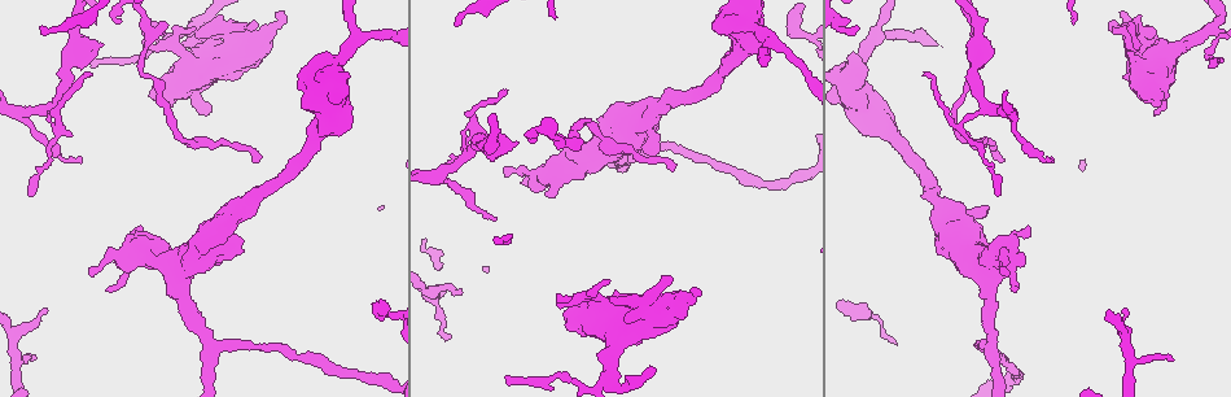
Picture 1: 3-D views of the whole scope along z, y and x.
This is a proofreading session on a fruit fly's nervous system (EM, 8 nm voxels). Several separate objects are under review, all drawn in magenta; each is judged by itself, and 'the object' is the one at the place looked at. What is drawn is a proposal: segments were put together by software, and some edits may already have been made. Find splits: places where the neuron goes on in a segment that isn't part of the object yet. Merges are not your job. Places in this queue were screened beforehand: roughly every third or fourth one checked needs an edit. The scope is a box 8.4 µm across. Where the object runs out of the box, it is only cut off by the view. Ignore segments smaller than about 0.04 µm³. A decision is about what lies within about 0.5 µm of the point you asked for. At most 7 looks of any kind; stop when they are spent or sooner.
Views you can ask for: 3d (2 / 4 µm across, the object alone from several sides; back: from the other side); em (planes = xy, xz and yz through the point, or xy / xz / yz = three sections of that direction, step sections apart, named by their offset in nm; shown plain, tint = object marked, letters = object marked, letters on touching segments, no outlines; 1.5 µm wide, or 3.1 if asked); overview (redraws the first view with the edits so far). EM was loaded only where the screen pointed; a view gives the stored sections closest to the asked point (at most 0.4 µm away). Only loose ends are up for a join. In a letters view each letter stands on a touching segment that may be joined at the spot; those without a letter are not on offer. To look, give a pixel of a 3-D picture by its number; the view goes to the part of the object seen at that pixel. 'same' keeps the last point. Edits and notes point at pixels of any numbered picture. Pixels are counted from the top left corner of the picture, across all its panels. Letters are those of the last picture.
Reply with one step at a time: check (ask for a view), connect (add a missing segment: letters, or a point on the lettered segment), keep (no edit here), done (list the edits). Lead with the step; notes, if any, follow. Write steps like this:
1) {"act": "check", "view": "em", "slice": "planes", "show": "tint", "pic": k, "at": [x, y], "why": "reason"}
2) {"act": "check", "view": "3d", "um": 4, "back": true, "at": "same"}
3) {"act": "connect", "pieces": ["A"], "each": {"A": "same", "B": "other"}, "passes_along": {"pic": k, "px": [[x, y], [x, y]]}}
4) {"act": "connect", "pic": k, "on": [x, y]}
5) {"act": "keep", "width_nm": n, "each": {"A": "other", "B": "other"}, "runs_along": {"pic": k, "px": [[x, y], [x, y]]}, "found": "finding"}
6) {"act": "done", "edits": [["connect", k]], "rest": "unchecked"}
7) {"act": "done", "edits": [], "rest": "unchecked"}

{"act": "check", "view": "em", "slice": "planes", "show": "tint", "pic": 1, "at": [212, 265], "why": "an open end"}

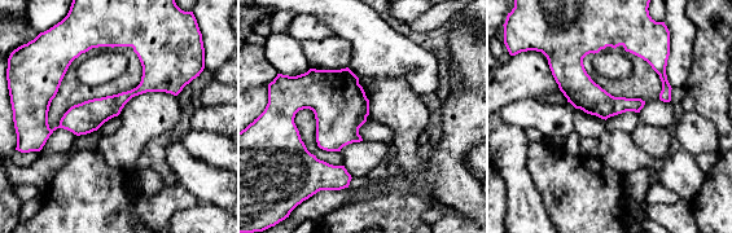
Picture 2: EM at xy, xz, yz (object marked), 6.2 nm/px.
{"act": "check", "view": "em", "slice": "planes", "show": "letters", "at": "same"}

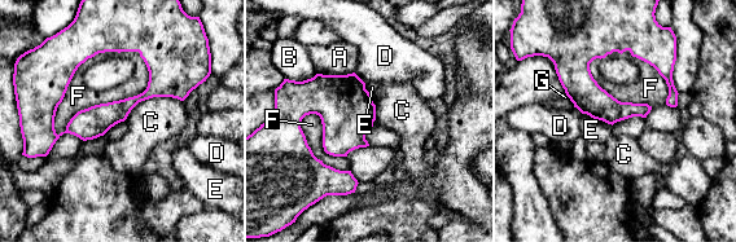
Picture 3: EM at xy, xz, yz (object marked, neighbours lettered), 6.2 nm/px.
{"act": "keep", "longest_contact_nm": ["F", 700], "each": {"A": "other", "B": "other", "C": "other", "D": "other", "E": "other", "F": "other", "G": "other"}, "found": "no lettered segment goes on from it"}

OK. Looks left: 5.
{"act": "check", "view": "em", "slice": "planes", "show": "plain", "pic": 1, "at": [209, 114], "why": "free end"}

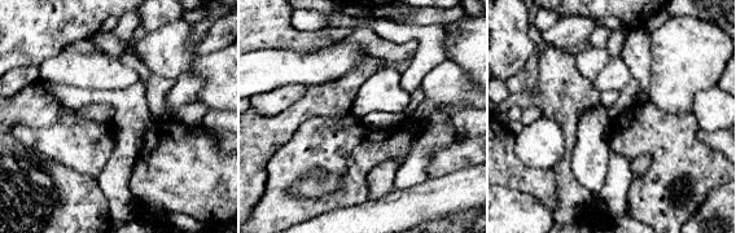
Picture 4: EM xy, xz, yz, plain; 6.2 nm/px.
{"act": "check", "view": "em", "slice": "planes", "show": "letters", "at": "same", "why": "see the neighbours"}

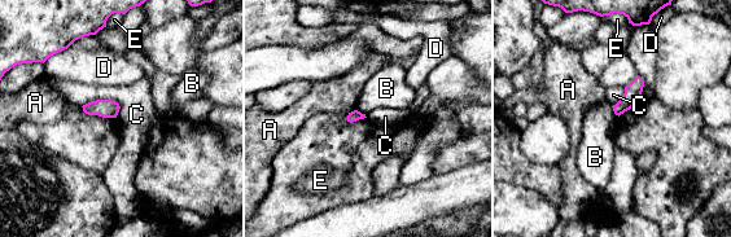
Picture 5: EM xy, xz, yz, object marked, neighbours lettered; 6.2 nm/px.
{"act": "keep", "each": {"A": "other", "B": "other", "C": "other", "D": "other", "E": "other"}, "border": {"pic": 5, "px": [[82, 106], [114, 100], [121, 108]]}, "found": "none of them fits"}

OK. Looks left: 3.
{"act": "check", "view": "em", "slice": "planes", "show": "letters", "pic": 1, "at": [31, 195], "why": "free end"}

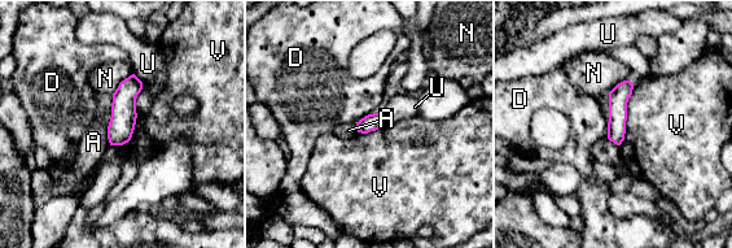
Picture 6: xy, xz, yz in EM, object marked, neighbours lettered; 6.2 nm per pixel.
{"act": "keep", "width_nm": 110, "each": {"A": "other", "D": "other", "N": "other", "U": "other", "V": "other"}, "found": "none of them fits"}

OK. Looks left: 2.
{"act": "done", "edits": [], "rest": "unchecked"}

